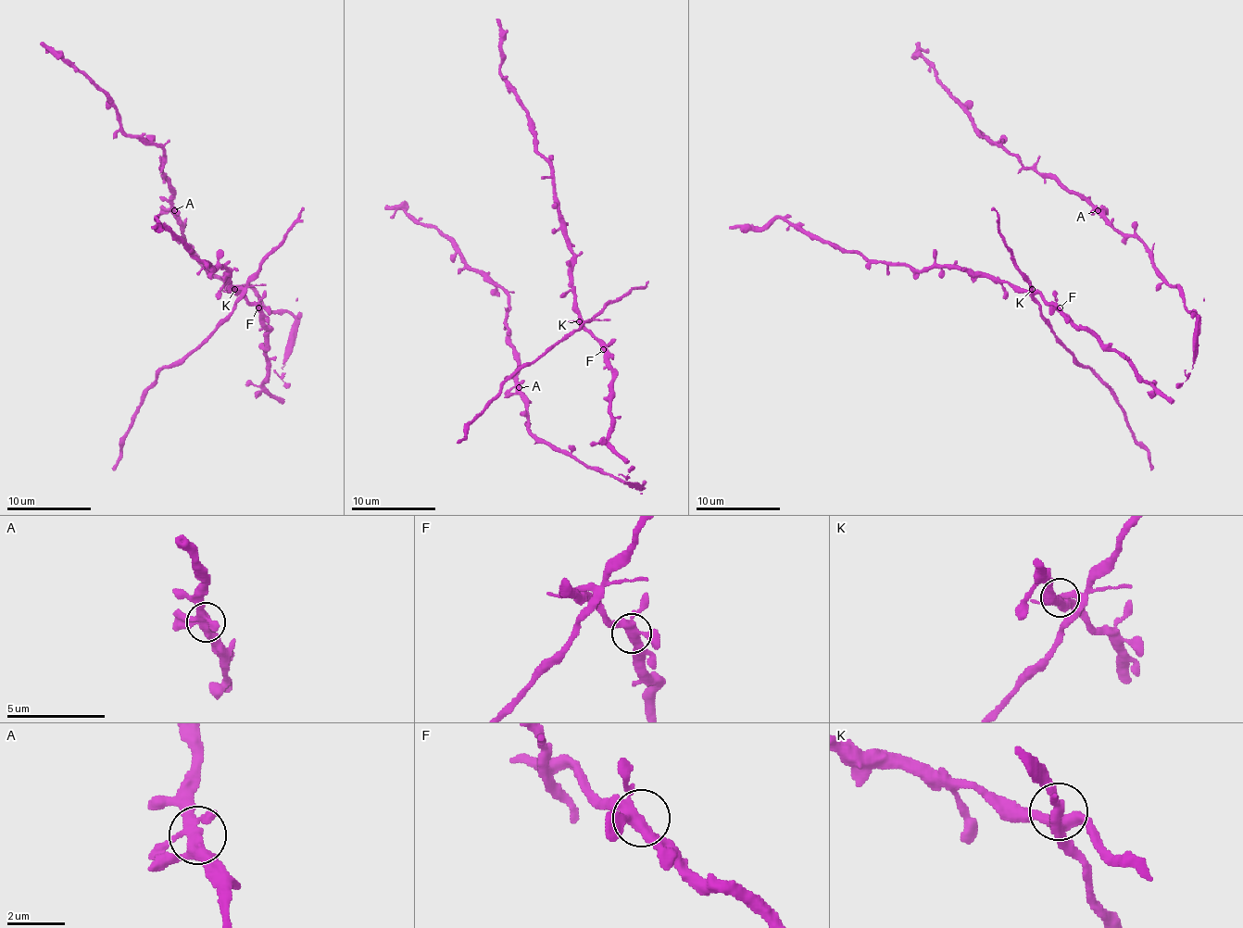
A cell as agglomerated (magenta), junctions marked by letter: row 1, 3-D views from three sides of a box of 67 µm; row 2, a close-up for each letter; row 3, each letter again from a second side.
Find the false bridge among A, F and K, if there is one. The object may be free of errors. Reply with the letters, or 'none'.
K

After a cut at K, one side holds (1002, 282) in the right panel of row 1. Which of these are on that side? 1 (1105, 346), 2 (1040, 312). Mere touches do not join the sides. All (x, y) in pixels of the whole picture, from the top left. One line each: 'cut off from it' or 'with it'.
1: with it
2: cut off from it

